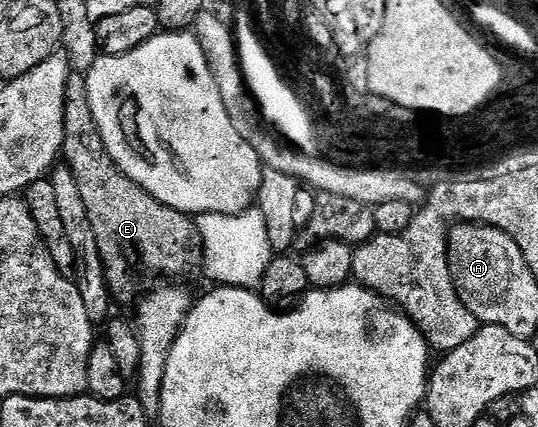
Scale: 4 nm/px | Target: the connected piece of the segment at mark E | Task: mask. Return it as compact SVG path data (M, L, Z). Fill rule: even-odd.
M72 74L65 86L65 135L61 156L73 178L77 178L77 187L81 190L85 210L89 210L89 222L93 222L93 234L97 234L97 250L101 250L103 267L107 270L107 284L111 287L112 297L116 301L134 301L144 291L142 278L131 269L134 264L144 264L155 276L187 276L194 268L198 269L202 265L203 239L194 219L186 212L178 212L157 202L157 198L137 186L137 182L128 178L113 162L89 106L86 79L79 74Z

